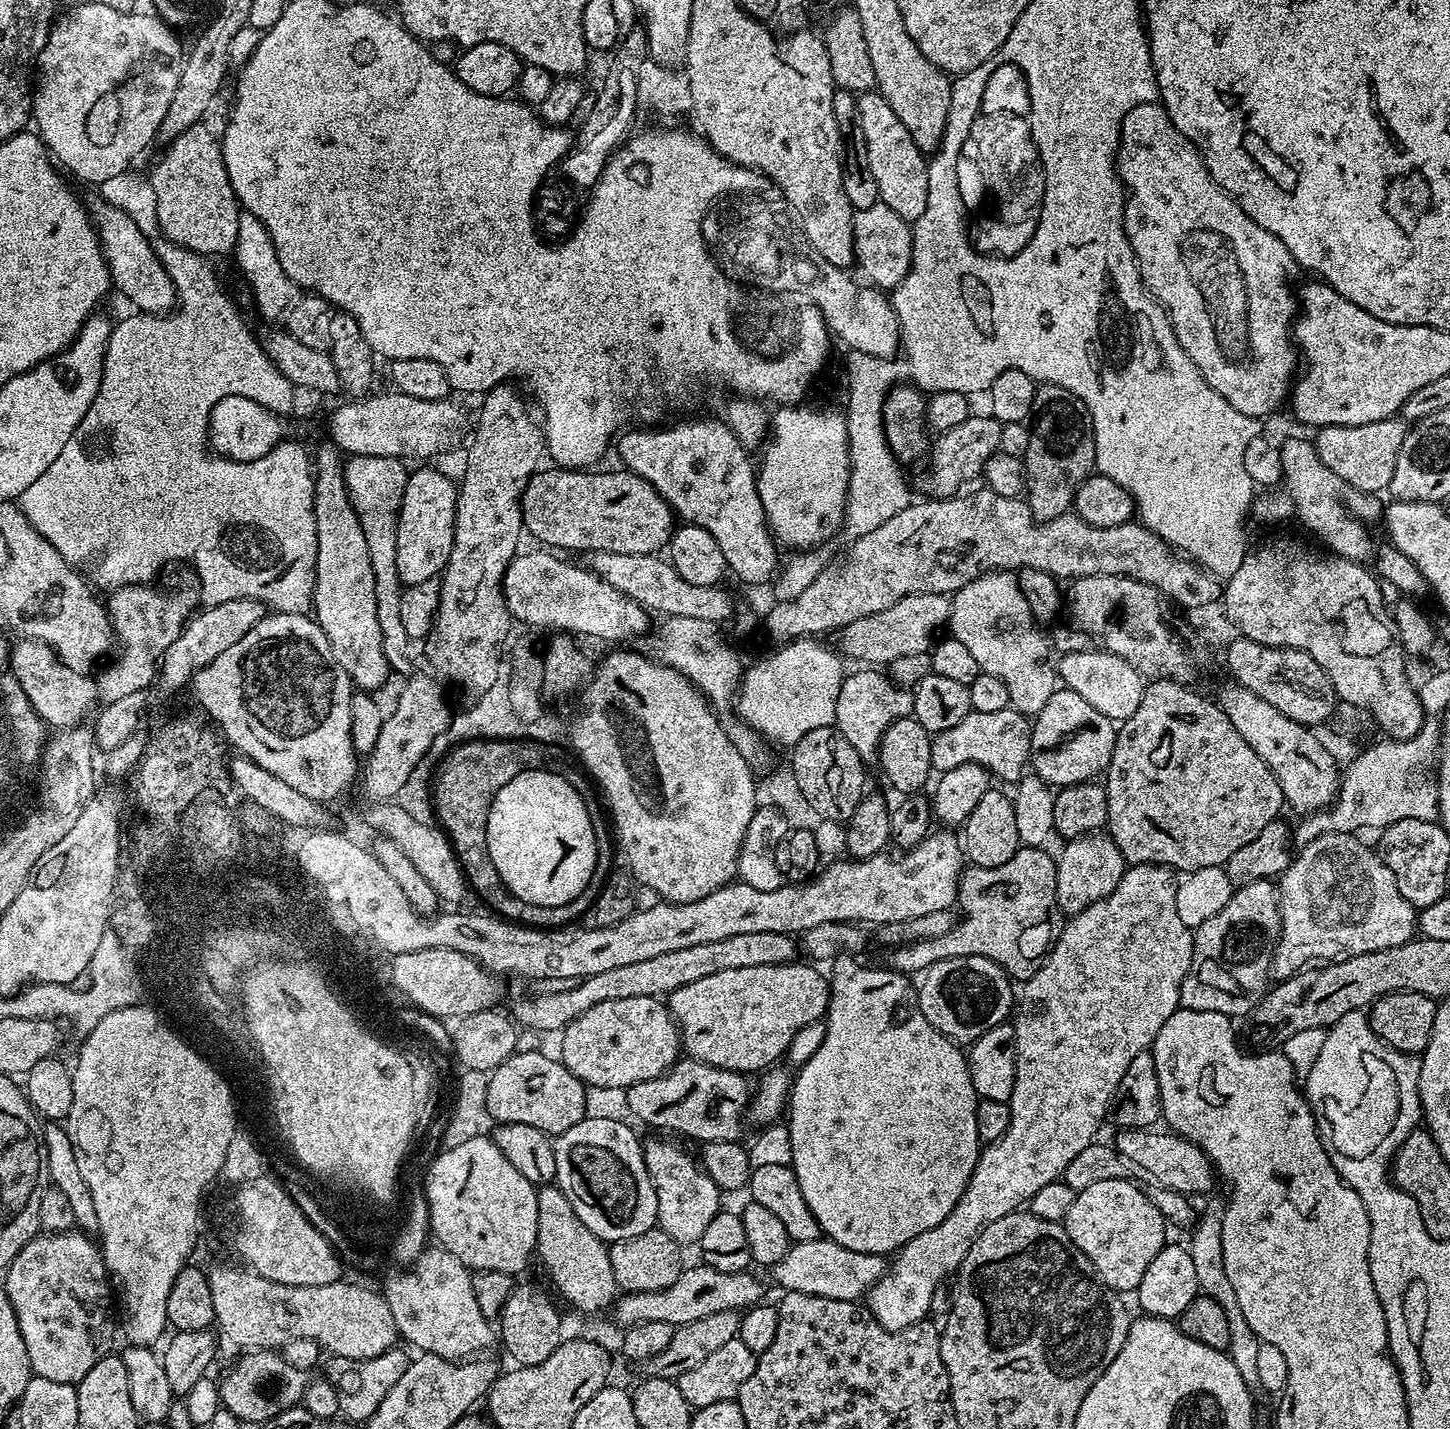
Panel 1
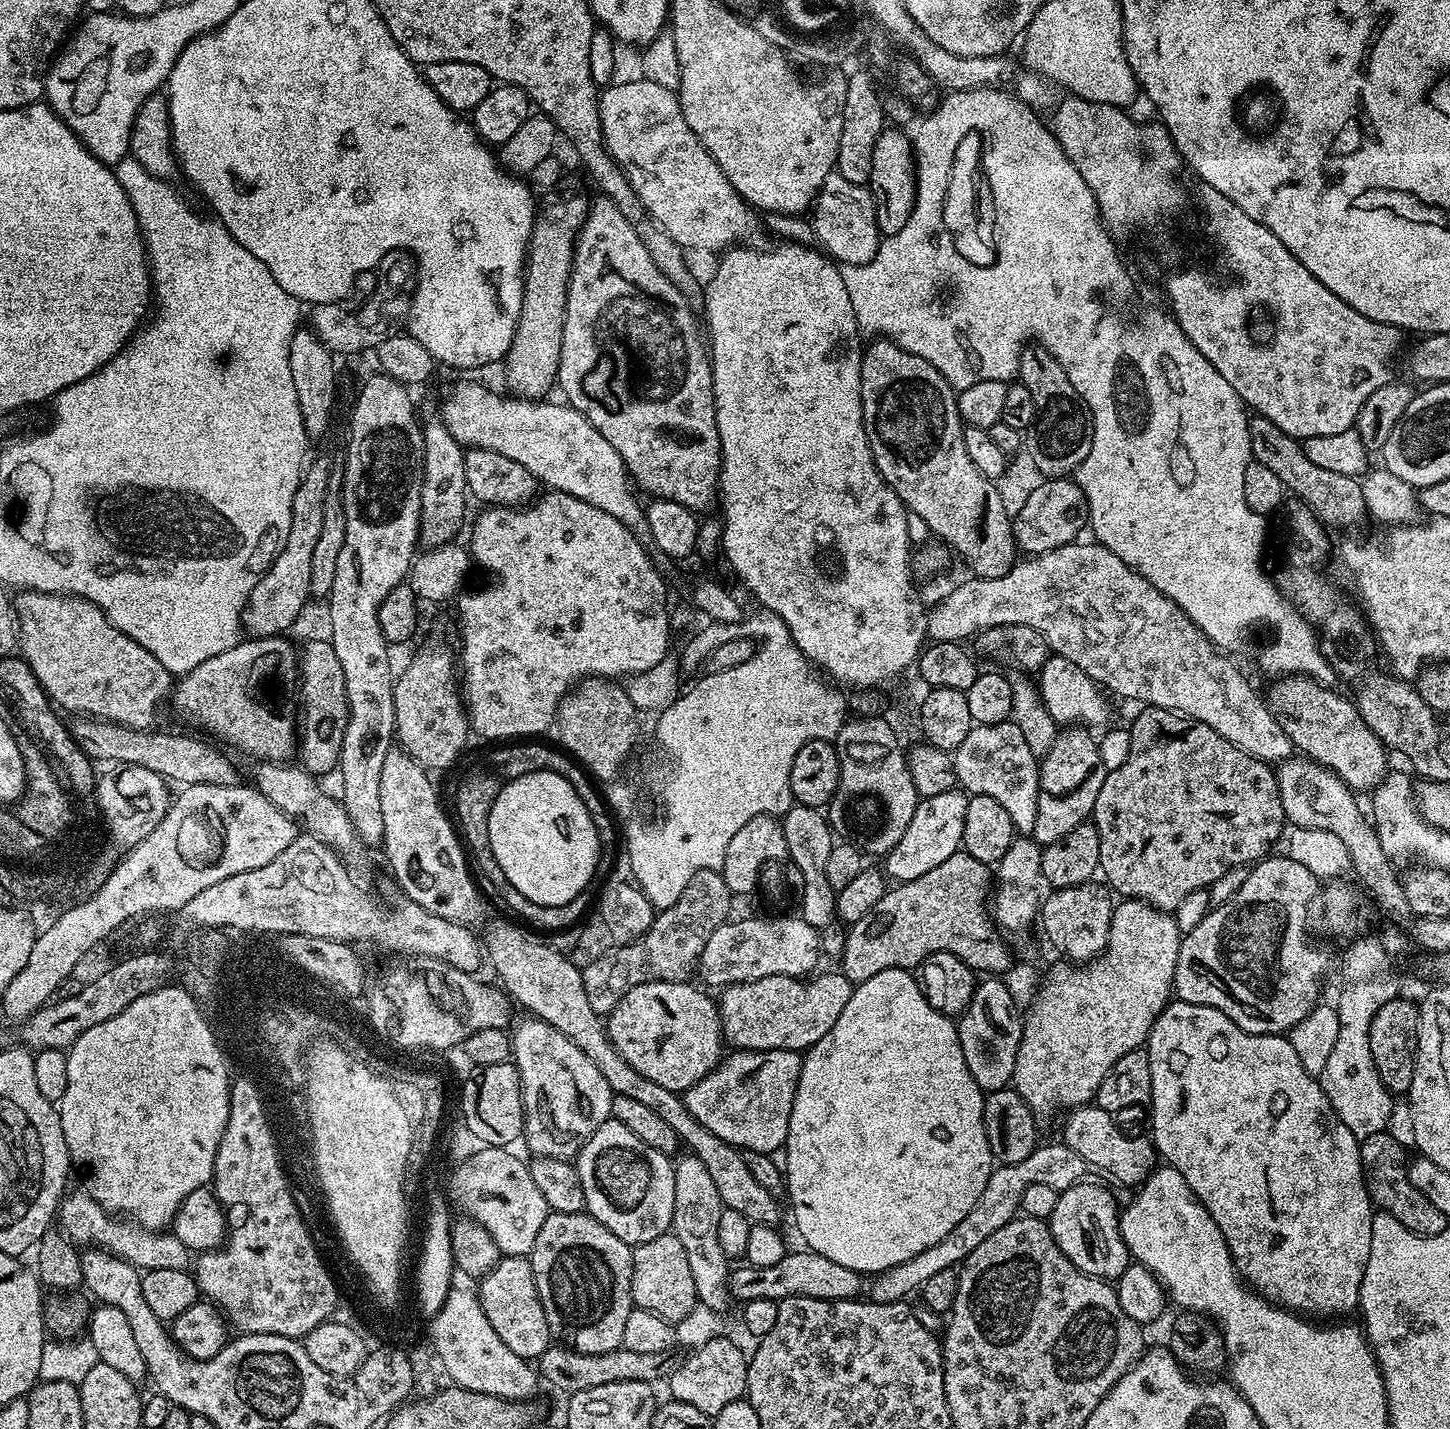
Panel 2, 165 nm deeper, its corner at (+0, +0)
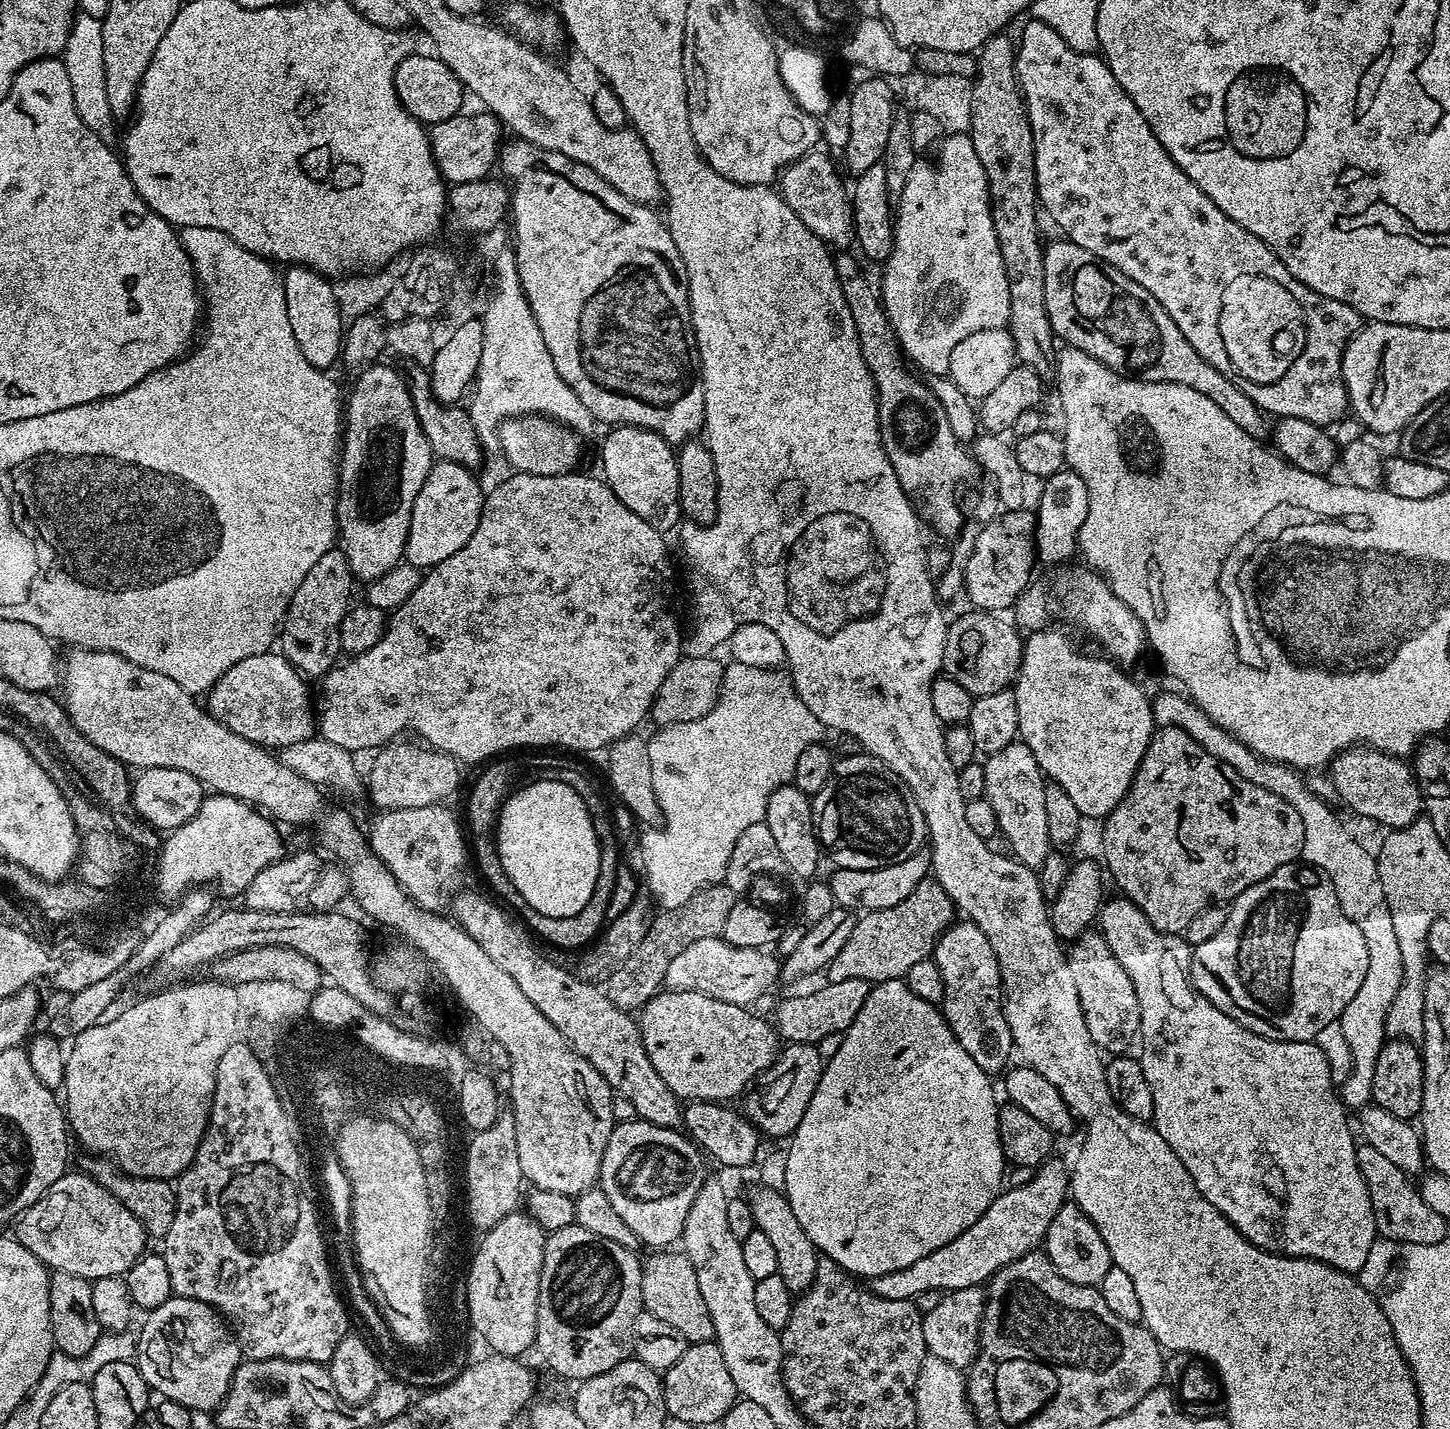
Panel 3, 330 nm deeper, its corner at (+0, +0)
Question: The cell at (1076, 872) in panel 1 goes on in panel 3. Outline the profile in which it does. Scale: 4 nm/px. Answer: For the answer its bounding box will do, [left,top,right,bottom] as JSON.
[1066,931,1141,1055]

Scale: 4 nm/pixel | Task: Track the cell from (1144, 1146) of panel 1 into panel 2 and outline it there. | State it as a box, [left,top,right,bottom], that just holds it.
[1063,1103,1158,1186]

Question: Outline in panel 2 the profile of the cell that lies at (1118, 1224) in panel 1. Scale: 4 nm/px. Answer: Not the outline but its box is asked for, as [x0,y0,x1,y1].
[1050,1182,1130,1282]

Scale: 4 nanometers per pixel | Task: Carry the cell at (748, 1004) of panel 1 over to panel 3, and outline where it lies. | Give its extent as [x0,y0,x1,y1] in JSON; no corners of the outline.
[774,978,869,1045]

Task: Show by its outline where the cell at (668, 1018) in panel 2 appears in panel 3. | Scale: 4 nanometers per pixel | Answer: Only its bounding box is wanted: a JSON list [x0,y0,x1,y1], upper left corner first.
[638,990,778,1102]

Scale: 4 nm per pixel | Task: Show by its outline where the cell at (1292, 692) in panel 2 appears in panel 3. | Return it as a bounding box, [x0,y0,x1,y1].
[1330,746,1422,830]

